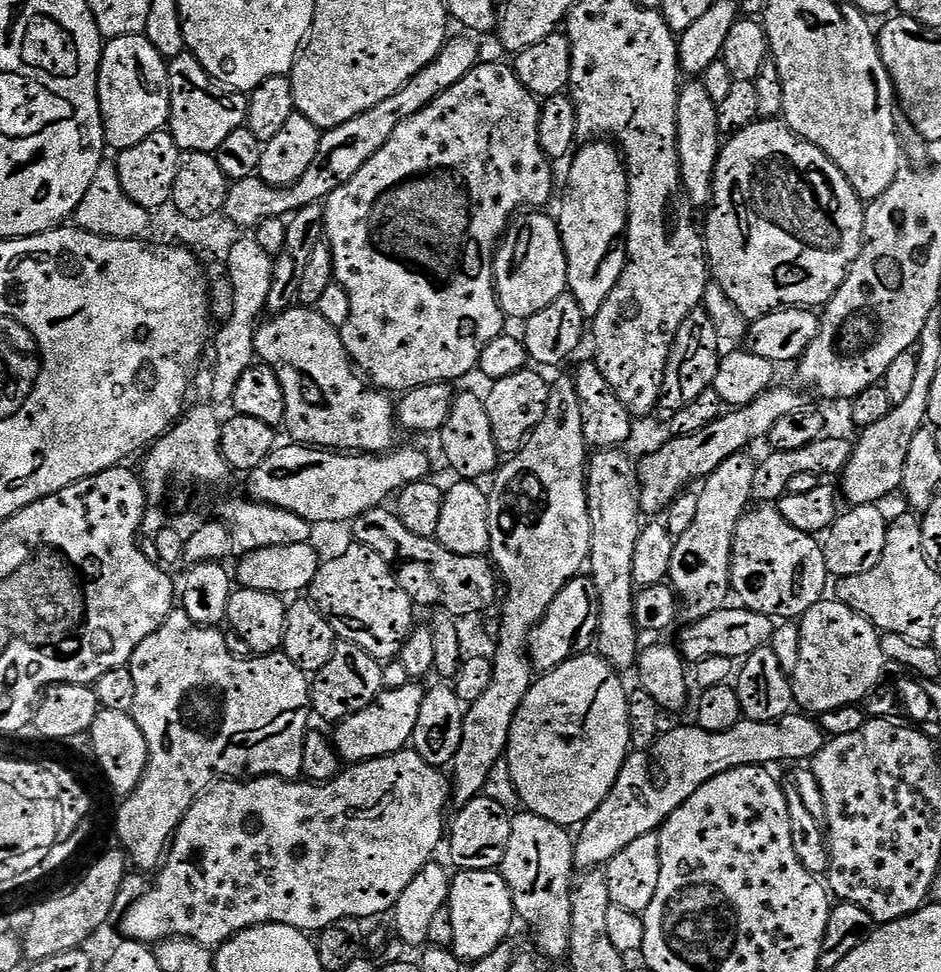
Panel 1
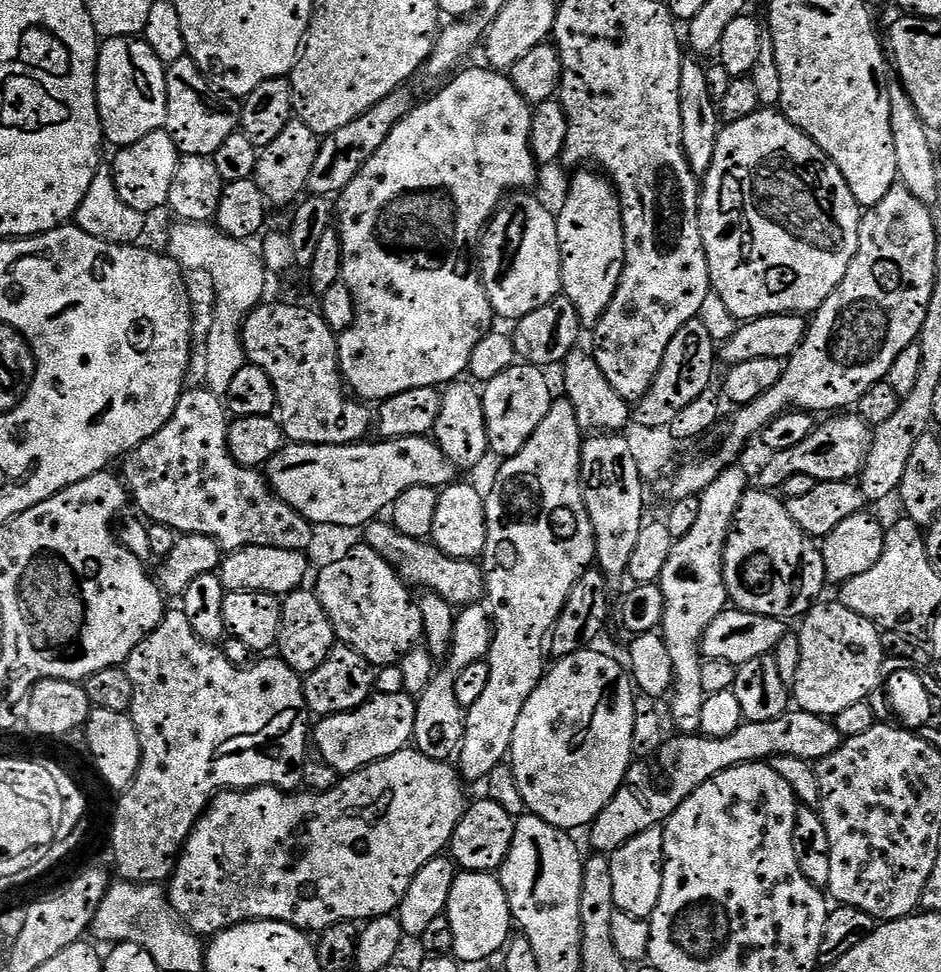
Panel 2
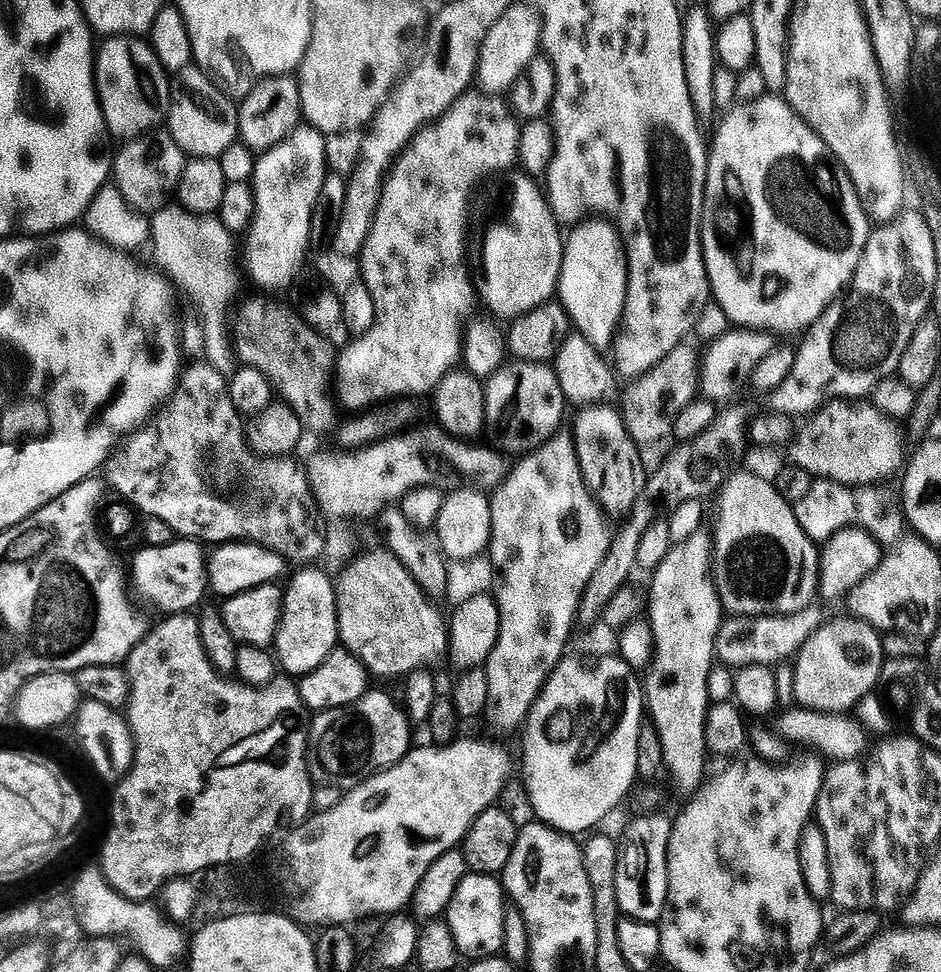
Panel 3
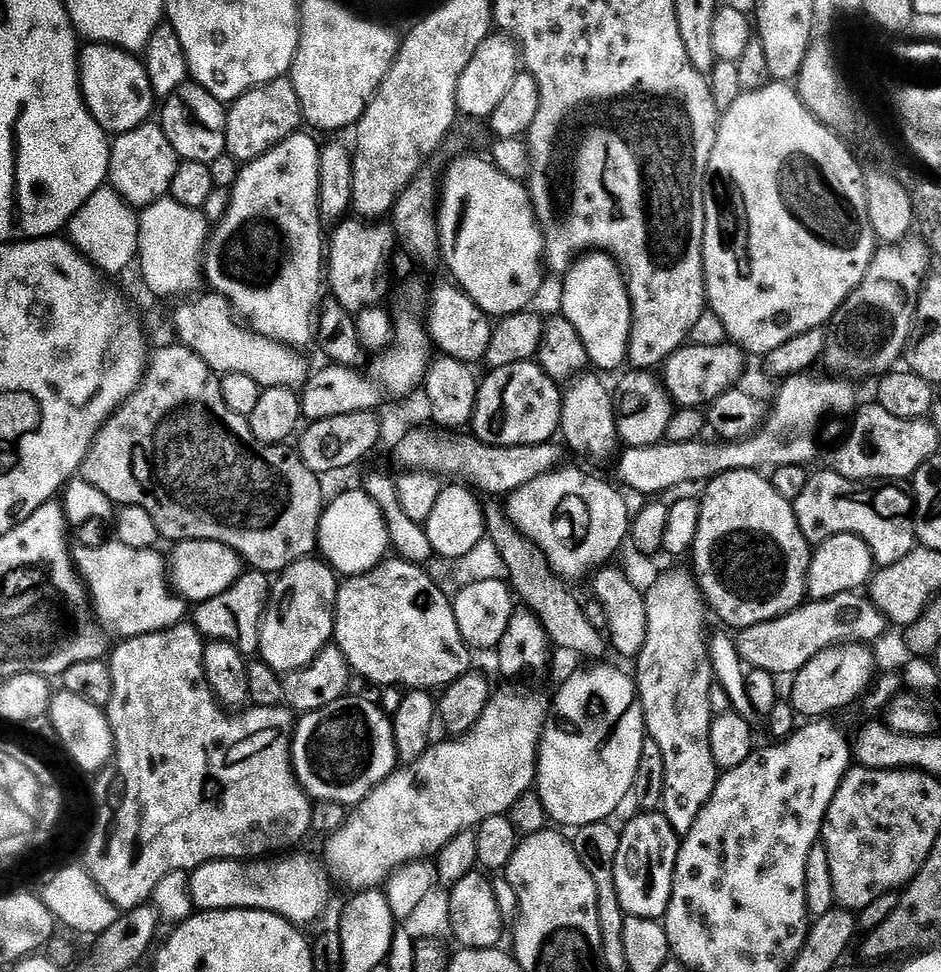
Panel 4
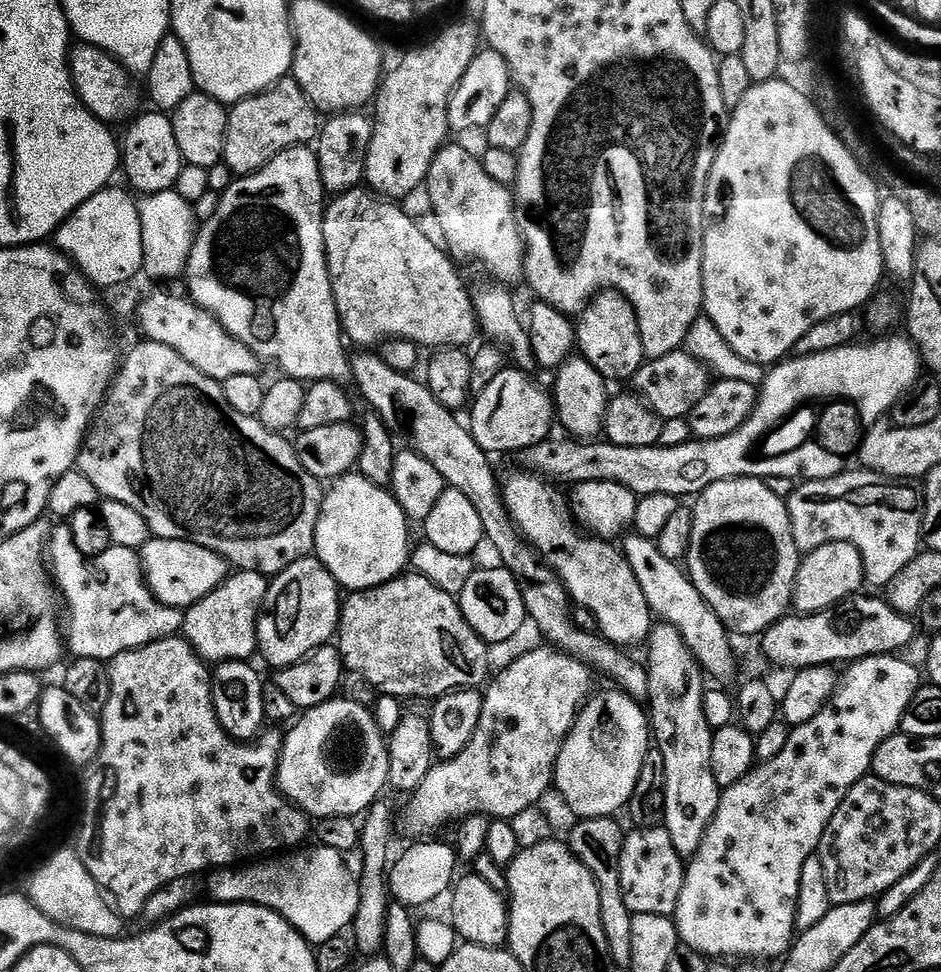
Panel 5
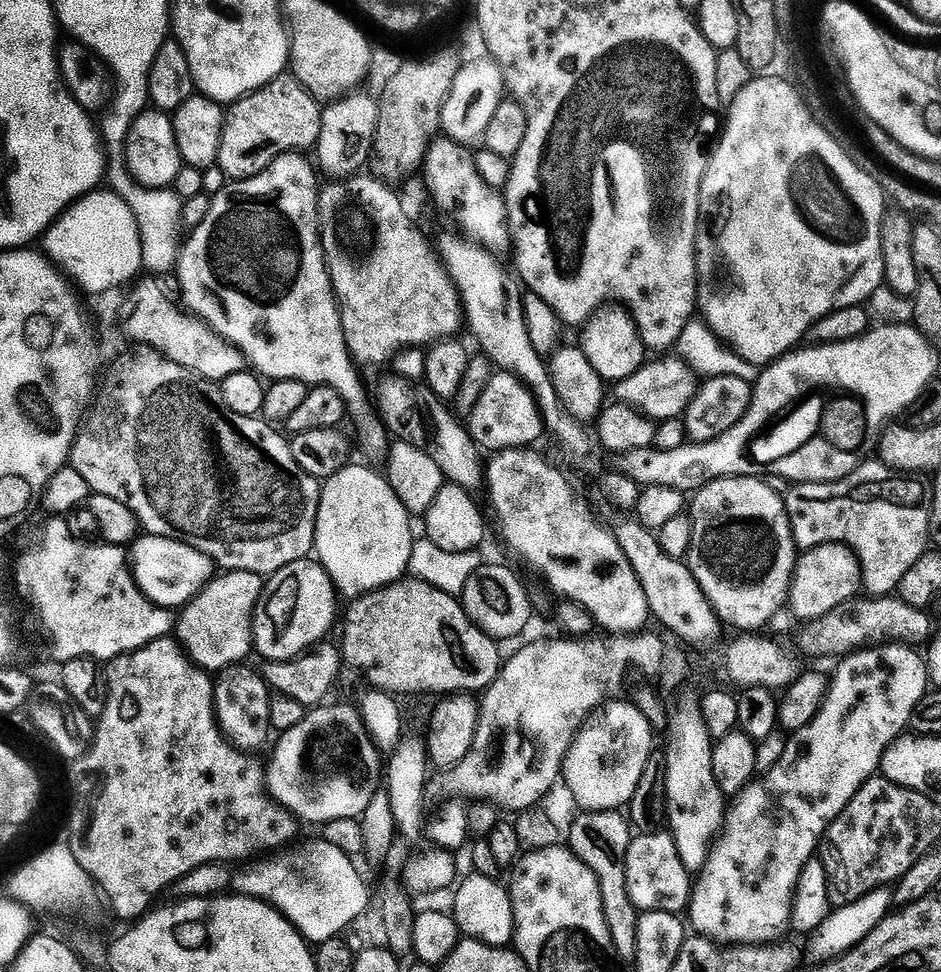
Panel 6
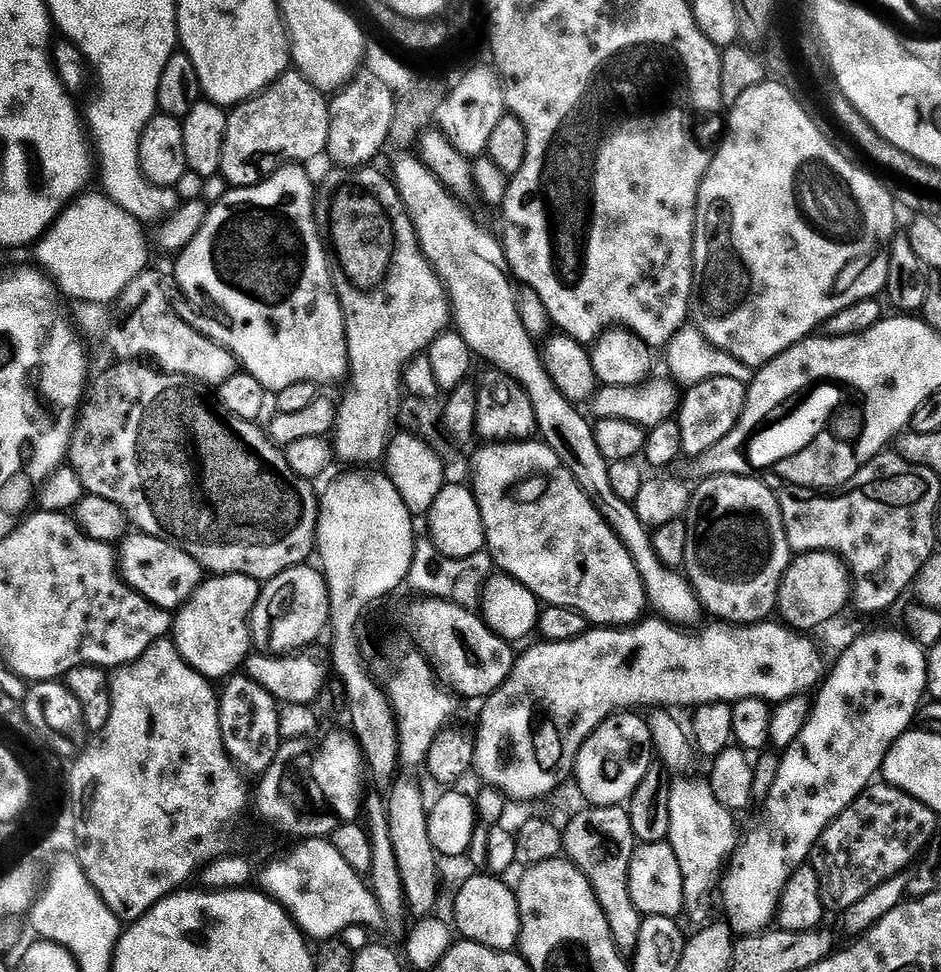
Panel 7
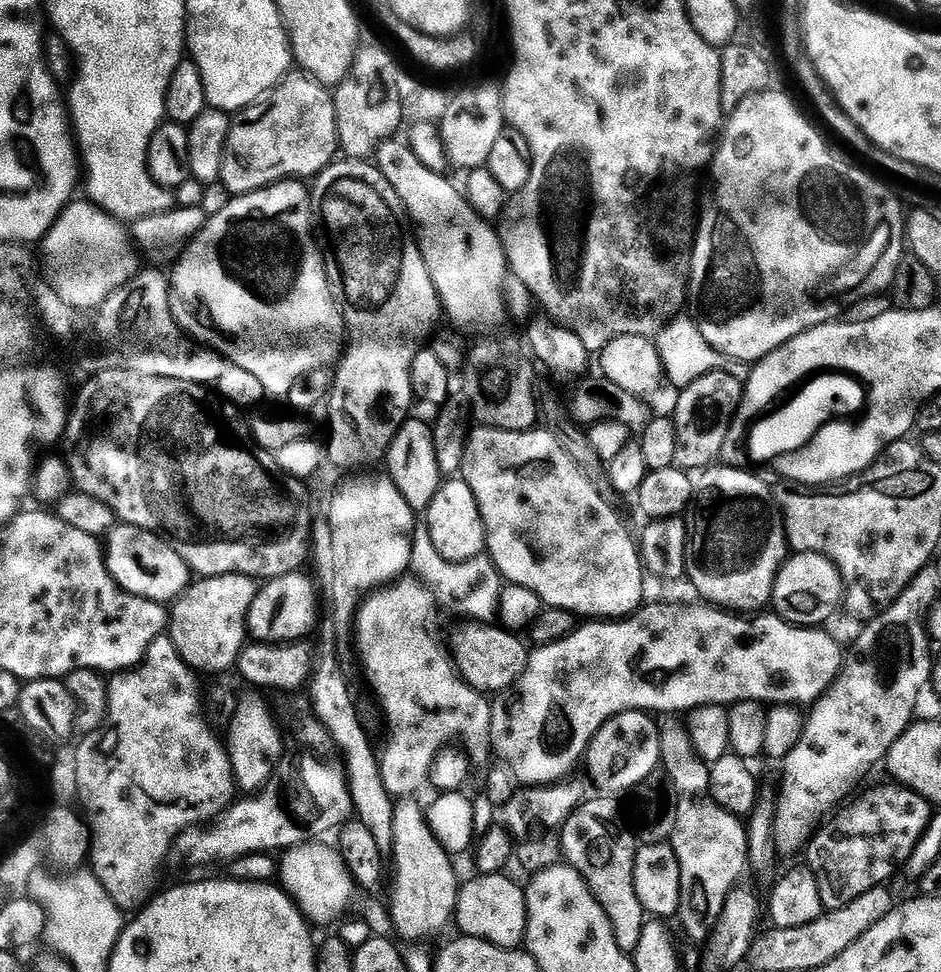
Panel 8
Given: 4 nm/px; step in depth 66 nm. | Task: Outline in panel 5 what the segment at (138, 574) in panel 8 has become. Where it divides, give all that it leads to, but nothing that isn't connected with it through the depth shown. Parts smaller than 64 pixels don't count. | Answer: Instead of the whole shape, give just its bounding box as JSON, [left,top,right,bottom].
[138,539,230,610]

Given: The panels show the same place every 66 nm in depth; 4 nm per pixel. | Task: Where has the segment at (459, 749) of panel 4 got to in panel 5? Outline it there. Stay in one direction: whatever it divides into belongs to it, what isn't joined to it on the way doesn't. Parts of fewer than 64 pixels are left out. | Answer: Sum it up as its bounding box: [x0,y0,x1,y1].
[408,646,593,832]

